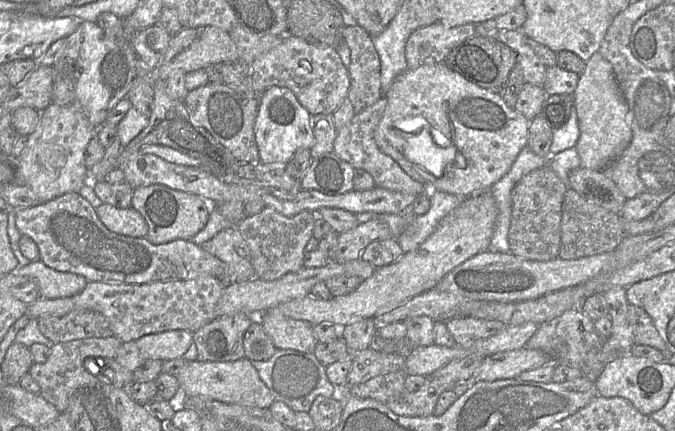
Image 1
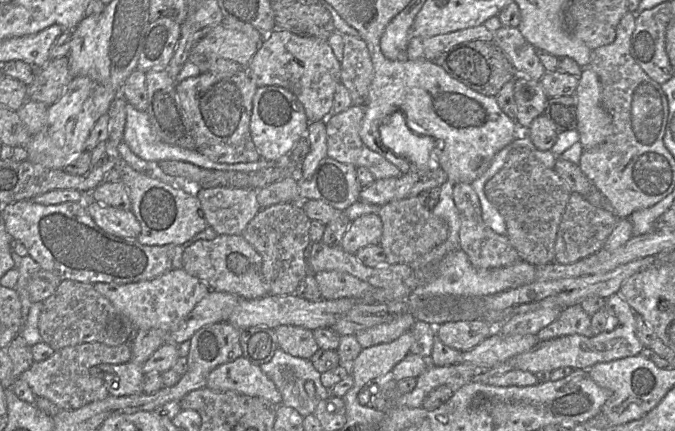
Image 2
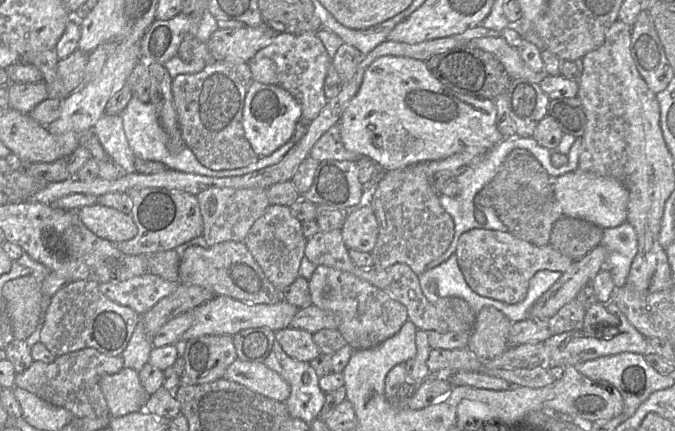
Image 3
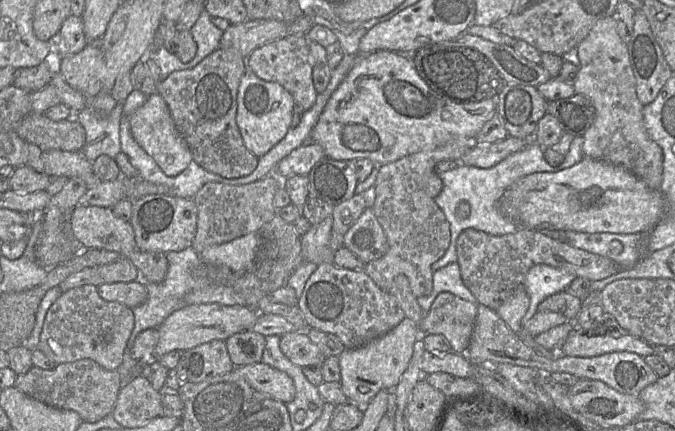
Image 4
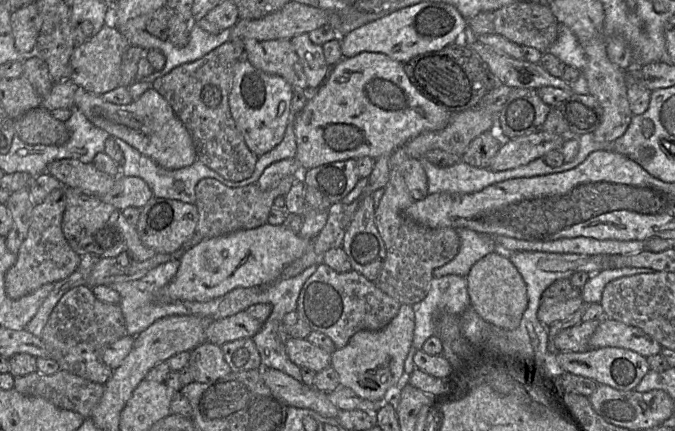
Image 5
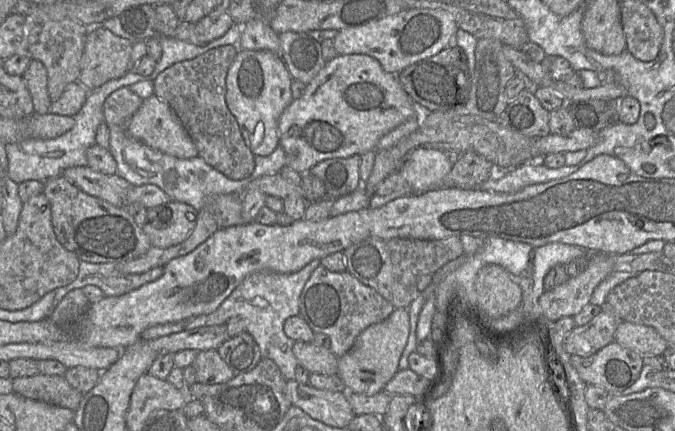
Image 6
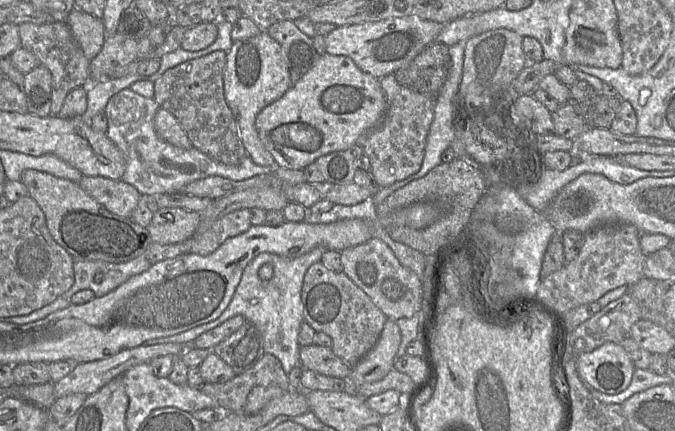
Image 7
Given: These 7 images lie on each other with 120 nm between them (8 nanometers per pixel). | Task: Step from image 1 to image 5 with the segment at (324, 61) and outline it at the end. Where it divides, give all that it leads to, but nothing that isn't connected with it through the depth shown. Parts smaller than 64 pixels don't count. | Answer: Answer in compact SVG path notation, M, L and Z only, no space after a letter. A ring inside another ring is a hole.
M290 40L253 42L244 48L244 58L258 70L284 78L292 88L307 89L307 80Z

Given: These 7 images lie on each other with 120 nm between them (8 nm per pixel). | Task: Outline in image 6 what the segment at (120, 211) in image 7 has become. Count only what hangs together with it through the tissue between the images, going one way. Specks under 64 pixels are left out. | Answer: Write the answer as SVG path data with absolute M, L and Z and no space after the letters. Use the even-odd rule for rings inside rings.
M88 166L67 168L61 174L84 193L99 198L115 207L126 205L126 196L132 185L116 173L106 175Z

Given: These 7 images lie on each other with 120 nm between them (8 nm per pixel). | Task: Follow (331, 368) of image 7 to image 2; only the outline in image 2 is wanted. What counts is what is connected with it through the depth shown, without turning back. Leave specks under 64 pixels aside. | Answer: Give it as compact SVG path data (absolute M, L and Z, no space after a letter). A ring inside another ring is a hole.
M292 325L274 329L278 347L299 358L310 359L319 349L312 330Z

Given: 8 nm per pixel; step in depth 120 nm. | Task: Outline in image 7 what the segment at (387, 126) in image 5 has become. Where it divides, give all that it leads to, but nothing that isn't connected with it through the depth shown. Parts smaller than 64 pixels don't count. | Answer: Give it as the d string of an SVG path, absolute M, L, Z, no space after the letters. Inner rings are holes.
M325 53L281 98L258 113L255 127L263 146L272 155L275 167L303 170L320 156L361 143L366 134L380 123L386 107L387 101L379 79L361 71L349 57Z

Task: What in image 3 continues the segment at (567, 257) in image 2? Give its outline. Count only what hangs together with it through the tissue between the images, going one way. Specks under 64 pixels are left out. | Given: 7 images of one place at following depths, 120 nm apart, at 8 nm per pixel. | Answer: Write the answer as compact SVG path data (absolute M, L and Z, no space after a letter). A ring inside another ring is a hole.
M563 216L552 227L550 245L564 256L578 261L600 245L603 231L586 220Z

